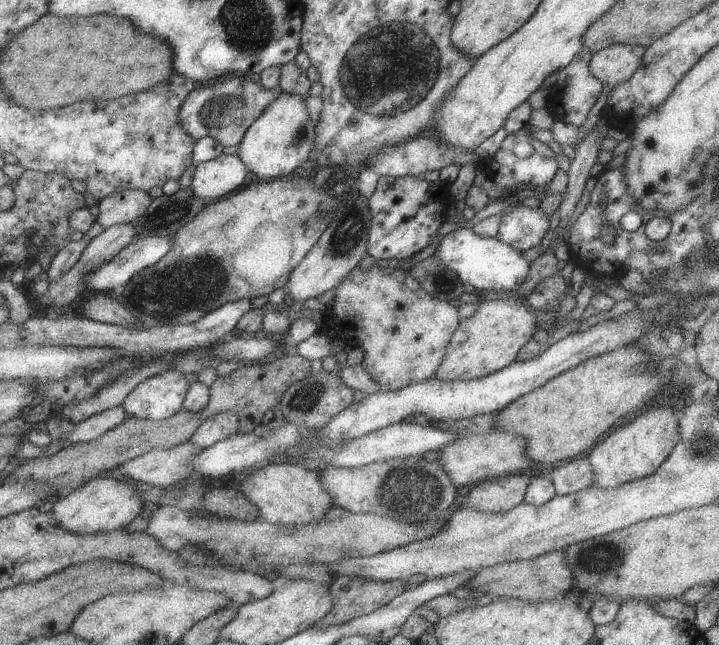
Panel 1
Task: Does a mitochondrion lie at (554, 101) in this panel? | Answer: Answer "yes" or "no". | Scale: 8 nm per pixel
no

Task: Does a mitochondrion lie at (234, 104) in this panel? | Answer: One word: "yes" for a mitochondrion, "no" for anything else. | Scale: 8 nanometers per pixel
yes

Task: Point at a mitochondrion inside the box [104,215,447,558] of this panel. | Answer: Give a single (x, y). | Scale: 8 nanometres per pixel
(198, 282)

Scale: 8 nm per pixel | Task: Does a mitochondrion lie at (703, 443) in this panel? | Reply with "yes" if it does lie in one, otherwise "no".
yes

